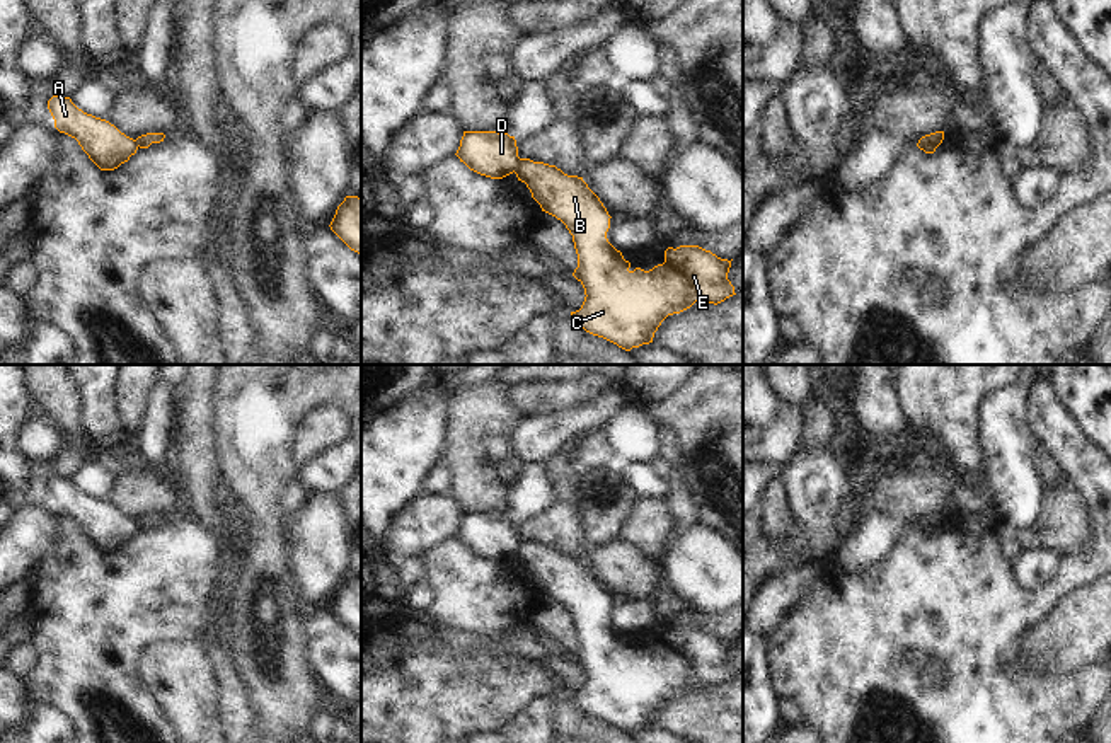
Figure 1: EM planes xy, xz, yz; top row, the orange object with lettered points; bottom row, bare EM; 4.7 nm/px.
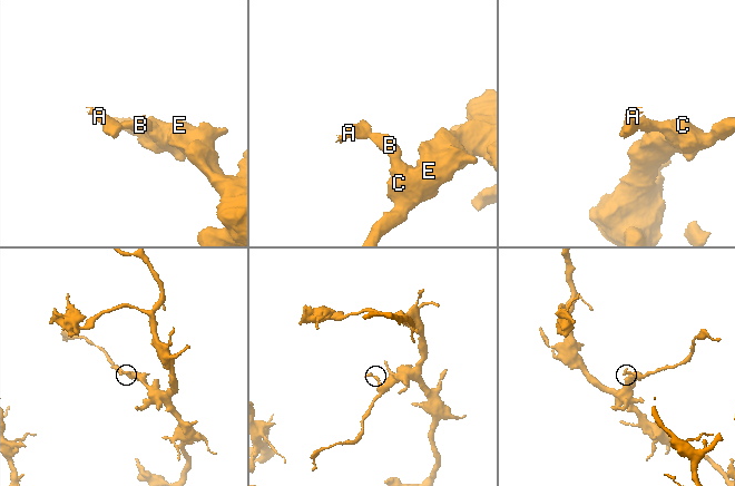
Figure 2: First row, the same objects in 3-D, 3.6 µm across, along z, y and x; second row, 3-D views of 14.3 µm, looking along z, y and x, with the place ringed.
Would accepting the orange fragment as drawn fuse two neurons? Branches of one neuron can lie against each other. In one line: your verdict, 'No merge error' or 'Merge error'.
Merge error.

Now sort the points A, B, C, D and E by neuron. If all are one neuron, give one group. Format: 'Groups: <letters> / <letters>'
Groups: A D / B C E.

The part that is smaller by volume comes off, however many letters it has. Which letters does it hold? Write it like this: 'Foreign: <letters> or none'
Foreign: A, D

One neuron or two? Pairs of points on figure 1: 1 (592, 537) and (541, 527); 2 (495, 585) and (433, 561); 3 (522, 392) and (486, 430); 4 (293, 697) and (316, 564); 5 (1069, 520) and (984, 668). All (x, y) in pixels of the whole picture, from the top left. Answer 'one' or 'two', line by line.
1: two
2: one
3: two
4: two
5: two

